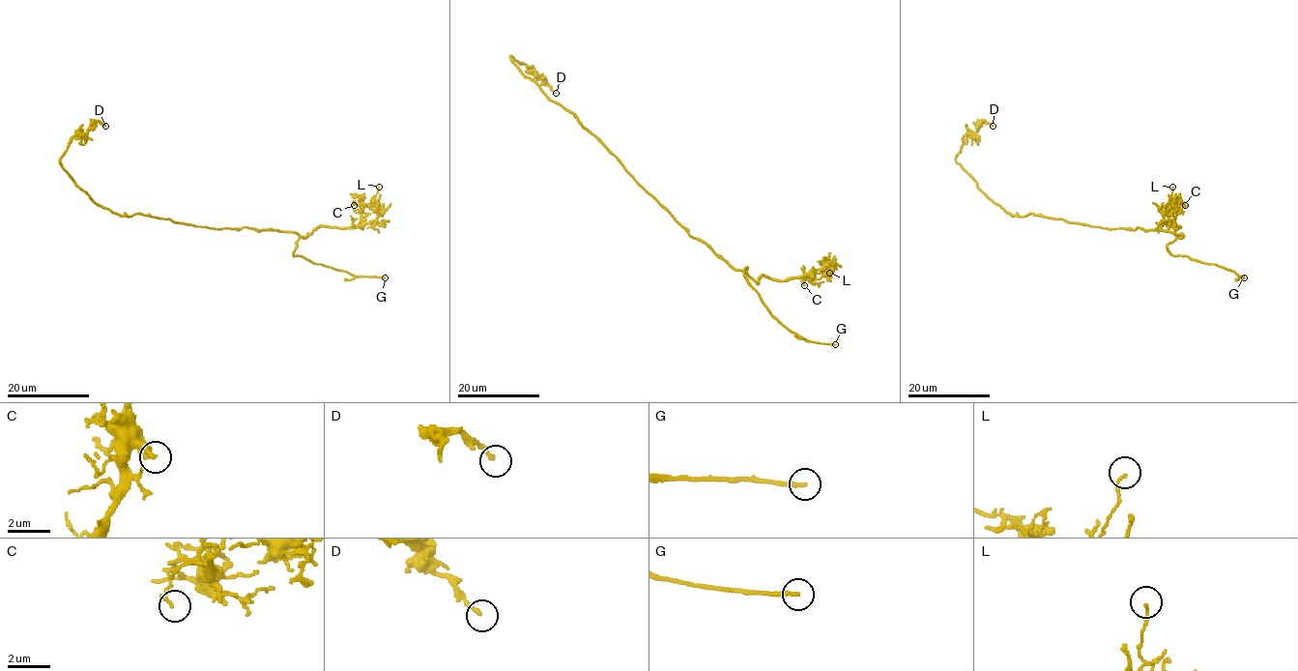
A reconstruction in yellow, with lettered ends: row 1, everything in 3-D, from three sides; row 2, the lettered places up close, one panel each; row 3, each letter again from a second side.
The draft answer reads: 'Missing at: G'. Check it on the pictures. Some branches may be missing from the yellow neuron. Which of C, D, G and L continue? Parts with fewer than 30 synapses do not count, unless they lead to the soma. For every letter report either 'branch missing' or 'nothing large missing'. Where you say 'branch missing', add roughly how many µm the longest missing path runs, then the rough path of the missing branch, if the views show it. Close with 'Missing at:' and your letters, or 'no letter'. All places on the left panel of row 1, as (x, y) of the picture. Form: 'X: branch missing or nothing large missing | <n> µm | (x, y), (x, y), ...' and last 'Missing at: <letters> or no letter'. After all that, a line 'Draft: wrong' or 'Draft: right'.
C: nothing large missing
D: nothing large missing
G: branch missing | 15 µm | (385, 277), (398, 278), (422, 295), (438, 295)
L: nothing large missing
Missing at: G
Draft: right

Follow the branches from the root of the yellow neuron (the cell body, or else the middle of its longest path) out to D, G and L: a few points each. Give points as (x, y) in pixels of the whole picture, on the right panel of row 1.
D: (1091, 225), (1030, 213), (1013, 216), (981, 191), (956, 156), (966, 135), (972, 135), (985, 121), (993, 126)
G: (1091, 225), (1171, 231), (1176, 238), (1167, 247), (1170, 253), (1215, 264), (1244, 277)
L: (1091, 225), (1164, 229), (1182, 237), (1175, 233), (1180, 226), (1168, 223), (1164, 217), (1172, 198), (1172, 187)

